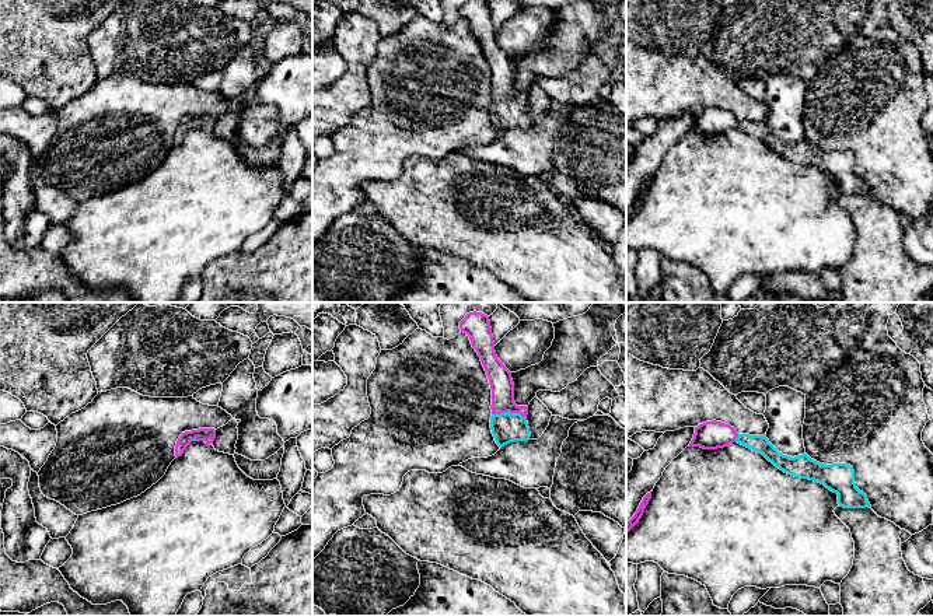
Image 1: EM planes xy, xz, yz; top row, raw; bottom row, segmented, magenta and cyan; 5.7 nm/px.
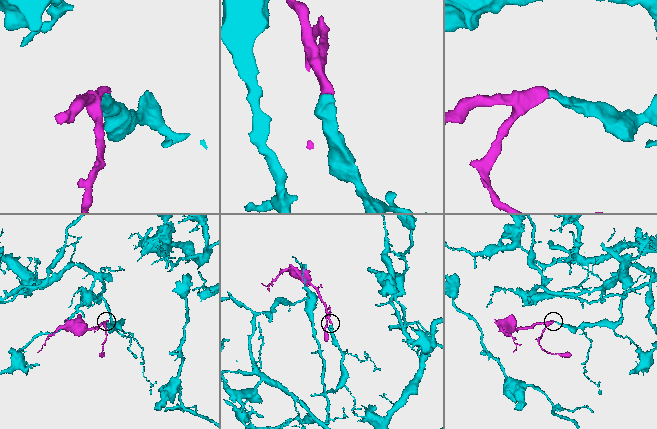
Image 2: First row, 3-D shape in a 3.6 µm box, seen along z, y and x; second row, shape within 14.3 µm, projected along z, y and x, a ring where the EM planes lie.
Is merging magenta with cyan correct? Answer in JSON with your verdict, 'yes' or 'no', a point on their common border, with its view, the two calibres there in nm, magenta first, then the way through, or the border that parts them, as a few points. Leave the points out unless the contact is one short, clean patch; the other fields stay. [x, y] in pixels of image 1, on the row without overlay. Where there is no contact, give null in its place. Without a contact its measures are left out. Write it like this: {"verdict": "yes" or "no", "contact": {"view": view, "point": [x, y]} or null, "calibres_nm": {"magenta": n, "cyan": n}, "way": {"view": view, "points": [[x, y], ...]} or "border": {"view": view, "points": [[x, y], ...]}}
{"verdict": "yes", "contact": {"view": "xz", "point": [509, 97]}, "calibres_nm": {"magenta": 130, "cyan": 180}, "way": {"view": "xz", "points": [[500, 67], [502, 88], [509, 97], [507, 114]]}}

